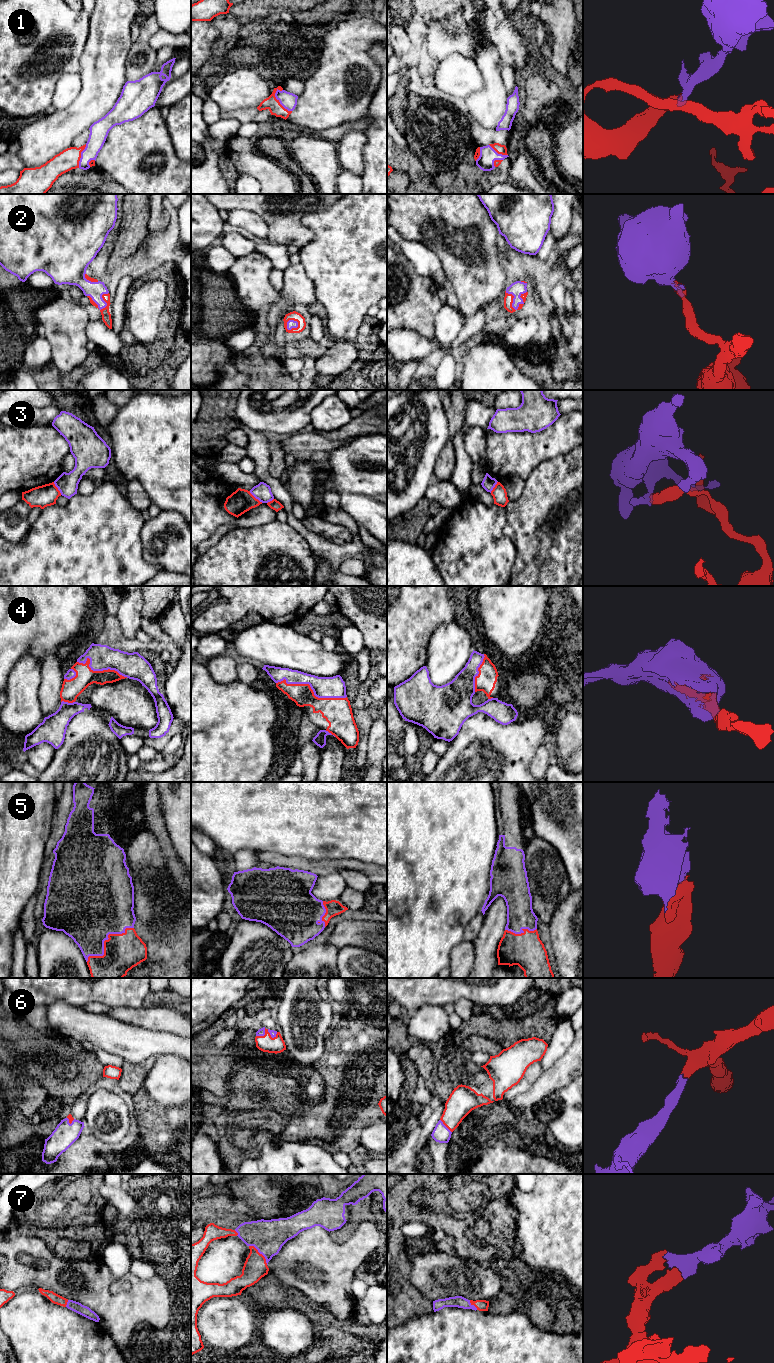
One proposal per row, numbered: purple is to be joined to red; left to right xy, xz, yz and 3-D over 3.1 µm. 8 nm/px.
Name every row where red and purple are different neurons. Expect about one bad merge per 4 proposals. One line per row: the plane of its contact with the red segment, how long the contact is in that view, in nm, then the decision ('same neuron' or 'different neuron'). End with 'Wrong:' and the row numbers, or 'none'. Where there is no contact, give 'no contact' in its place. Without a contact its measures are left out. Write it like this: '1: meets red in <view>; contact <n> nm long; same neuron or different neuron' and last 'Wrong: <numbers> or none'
1: meets red in xz; contact 220 nm long; same neuron
2: meets red in yz; contact 190 nm long; same neuron
3: meets red in xz; contact 140 nm long; different neuron
4: meets red in xz; contact 600 nm long; same neuron
5: meets red in xy; contact 480 nm long; same neuron
6: meets red in xz; contact 100 nm long; same neuron
7: meets red in xz; contact 220 nm long; same neuron
Wrong: 3

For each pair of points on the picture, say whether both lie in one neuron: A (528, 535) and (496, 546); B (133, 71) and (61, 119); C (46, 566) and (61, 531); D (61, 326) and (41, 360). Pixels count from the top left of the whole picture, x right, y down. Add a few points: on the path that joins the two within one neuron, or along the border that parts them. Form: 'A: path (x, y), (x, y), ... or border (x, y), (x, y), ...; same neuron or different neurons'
A: border (505, 518), (503, 533), (514, 546), (514, 564); different neurons
B: border (127, 58), (126, 80); different neurons
C: path (55, 557), (61, 551), (61, 540); same neuron
D: border (43, 335), (51, 348), (50, 366); different neurons

